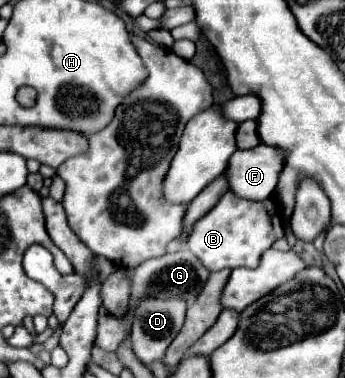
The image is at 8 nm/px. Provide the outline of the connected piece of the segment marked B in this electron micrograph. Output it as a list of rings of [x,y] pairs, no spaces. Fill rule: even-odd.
[[[224,193],[222,199],[216,203],[214,209],[210,209],[200,221],[194,223],[188,243],[186,247],[200,259],[200,263],[208,269],[208,271],[220,271],[224,267],[228,269],[236,269],[236,267],[256,267],[260,255],[272,247],[272,243],[276,239],[282,237],[282,227],[280,227],[280,205],[274,197],[266,199],[266,201],[244,201],[238,199],[234,193]],[[234,235],[242,235],[242,239],[234,239]]]

